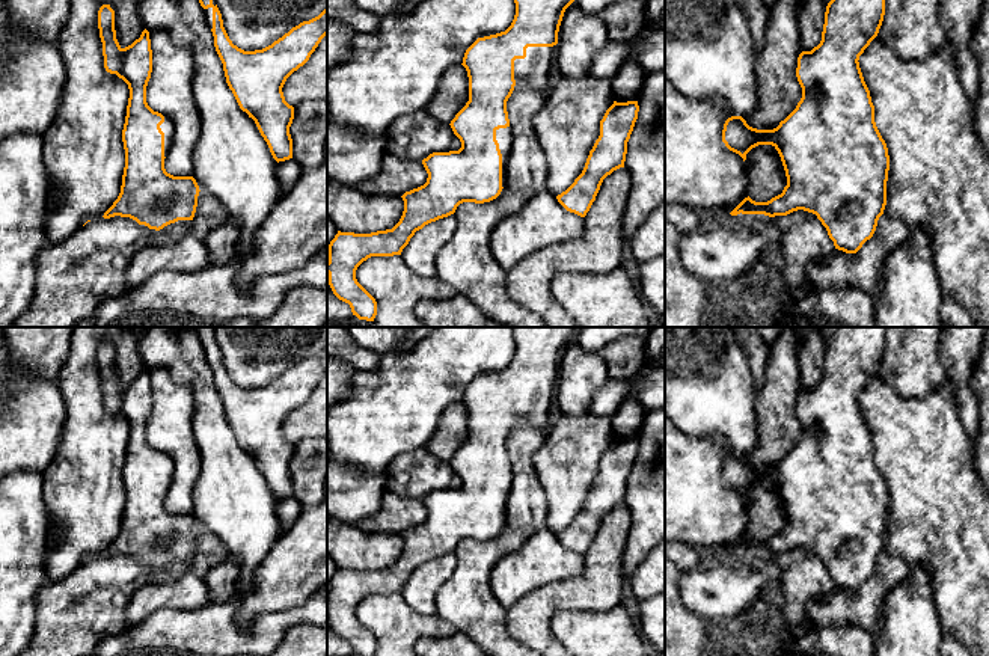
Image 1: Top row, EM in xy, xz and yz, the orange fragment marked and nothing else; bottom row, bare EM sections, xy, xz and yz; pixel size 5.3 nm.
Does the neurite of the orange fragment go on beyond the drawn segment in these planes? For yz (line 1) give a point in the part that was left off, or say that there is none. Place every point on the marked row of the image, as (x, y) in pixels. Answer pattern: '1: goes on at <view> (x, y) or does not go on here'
1: does not go on here

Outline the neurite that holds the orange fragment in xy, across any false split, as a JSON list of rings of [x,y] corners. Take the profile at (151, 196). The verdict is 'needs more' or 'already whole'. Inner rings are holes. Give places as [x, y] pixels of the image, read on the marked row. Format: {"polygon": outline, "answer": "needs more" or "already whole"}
{"polygon": [[[103,5],[98,11],[104,68],[122,78],[130,89],[122,130],[125,167],[118,199],[104,219],[130,217],[139,225],[160,231],[178,220],[193,220],[199,185],[193,176],[173,176],[164,169],[175,125],[146,103],[146,86],[152,72],[149,32],[122,48],[116,39],[115,11]]], "answer": "needs more"}

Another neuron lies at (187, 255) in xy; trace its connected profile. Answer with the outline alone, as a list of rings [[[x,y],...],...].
[[[187,235],[173,244],[148,244],[125,268],[128,290],[139,287],[161,270],[194,273],[211,265],[205,241]]]

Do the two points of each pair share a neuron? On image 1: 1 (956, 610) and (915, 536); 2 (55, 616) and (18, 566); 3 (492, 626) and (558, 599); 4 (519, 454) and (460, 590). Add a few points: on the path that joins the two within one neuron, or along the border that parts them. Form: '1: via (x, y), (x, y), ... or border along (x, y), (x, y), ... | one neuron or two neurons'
1: via (956, 585), (950, 549), (940, 539) | one neuron
2: border along (47, 579), (36, 596), (33, 626) | two neurons
3: border along (505, 610), (505, 629), (516, 640) | two neurons
4: via (522, 487), (522, 522), (487, 557) | one neuron

